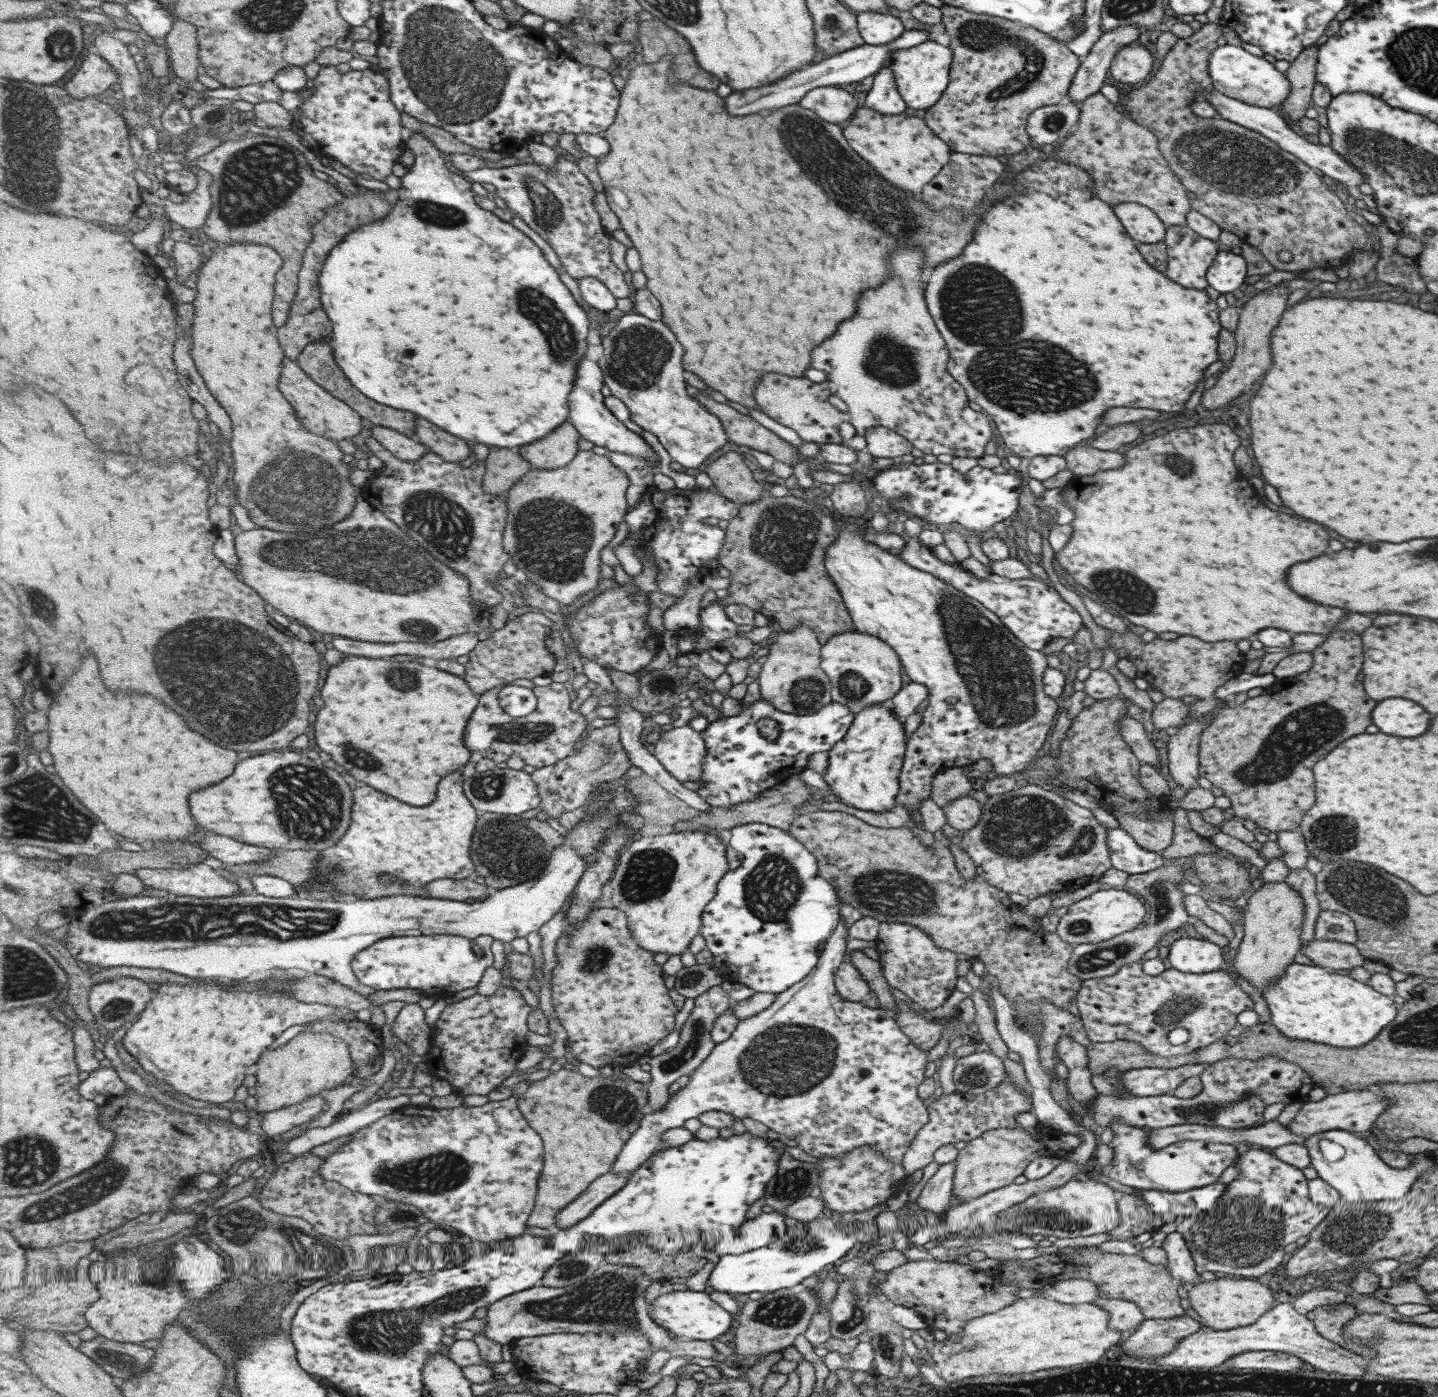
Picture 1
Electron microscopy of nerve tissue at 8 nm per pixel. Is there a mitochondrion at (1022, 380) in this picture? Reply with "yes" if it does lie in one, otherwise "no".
yes

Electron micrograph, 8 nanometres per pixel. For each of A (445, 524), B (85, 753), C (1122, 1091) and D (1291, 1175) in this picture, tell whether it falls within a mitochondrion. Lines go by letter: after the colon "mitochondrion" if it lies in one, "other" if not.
A: mitochondrion
B: other
C: other
D: other

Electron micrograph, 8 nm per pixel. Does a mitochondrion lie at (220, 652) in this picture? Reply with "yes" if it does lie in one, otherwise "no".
yes

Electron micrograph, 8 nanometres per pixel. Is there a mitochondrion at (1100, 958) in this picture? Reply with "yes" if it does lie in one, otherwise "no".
yes

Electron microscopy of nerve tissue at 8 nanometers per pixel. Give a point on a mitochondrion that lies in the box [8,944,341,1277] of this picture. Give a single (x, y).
(93, 1187)

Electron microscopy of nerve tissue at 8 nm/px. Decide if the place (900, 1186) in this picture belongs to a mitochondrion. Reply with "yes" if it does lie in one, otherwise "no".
no

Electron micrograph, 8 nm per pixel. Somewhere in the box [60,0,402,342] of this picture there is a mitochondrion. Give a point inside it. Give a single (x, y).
(258, 180)

